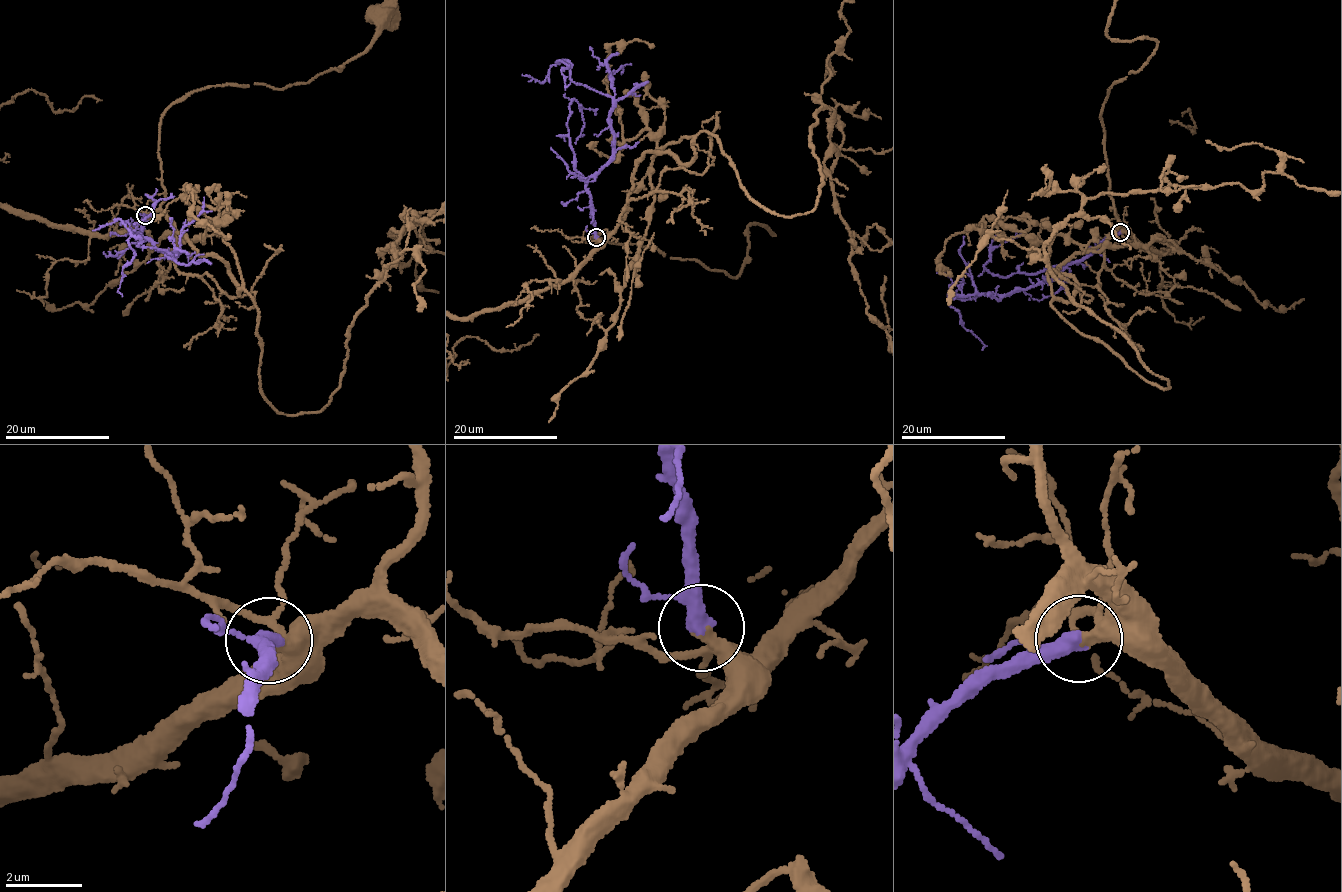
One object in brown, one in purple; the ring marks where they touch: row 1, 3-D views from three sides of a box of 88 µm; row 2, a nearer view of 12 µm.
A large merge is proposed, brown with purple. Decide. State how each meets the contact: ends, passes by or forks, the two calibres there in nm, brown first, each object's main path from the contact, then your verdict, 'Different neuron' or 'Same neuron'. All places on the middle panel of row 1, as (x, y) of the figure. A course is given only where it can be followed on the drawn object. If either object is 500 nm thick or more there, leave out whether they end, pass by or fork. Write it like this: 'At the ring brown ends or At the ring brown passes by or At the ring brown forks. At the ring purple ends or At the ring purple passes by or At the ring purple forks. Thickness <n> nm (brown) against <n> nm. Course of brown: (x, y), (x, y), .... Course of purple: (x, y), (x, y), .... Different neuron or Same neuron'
At the ring brown forks. At the ring purple passes by. Thickness 220 nm (brown) against 320 nm. Course of purple: (595, 238), (586, 182), (612, 153), (613, 99), (574, 83), (570, 65), (558, 60), (570, 83). Same neuron

